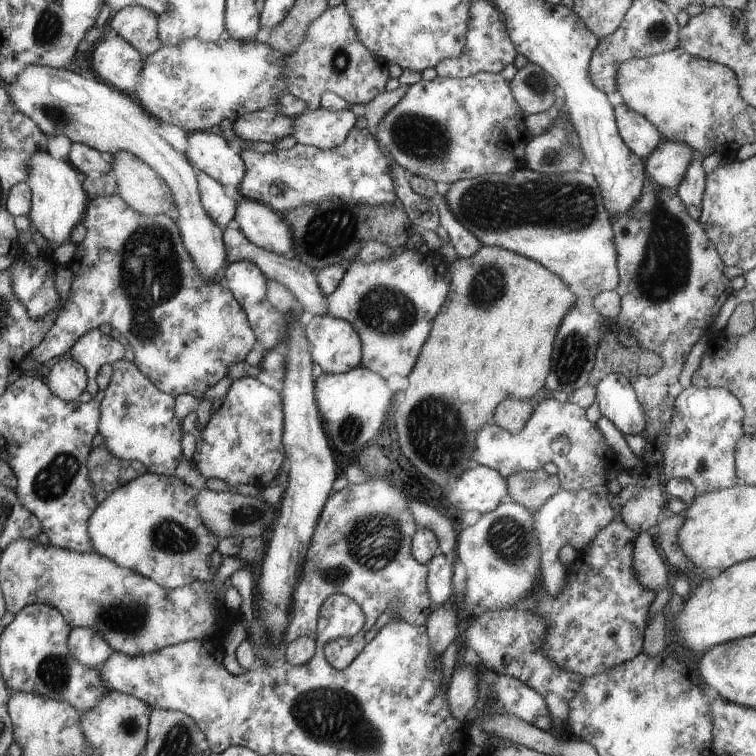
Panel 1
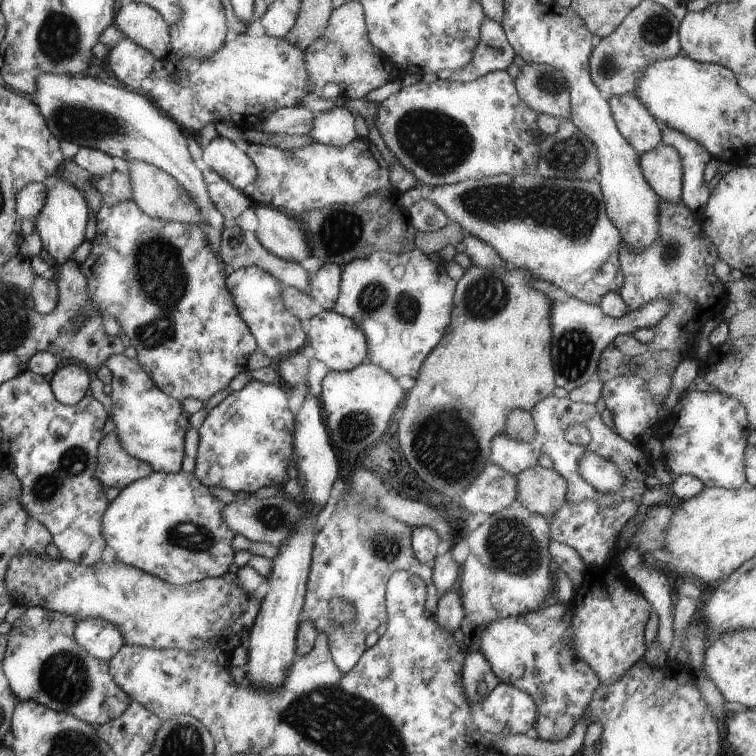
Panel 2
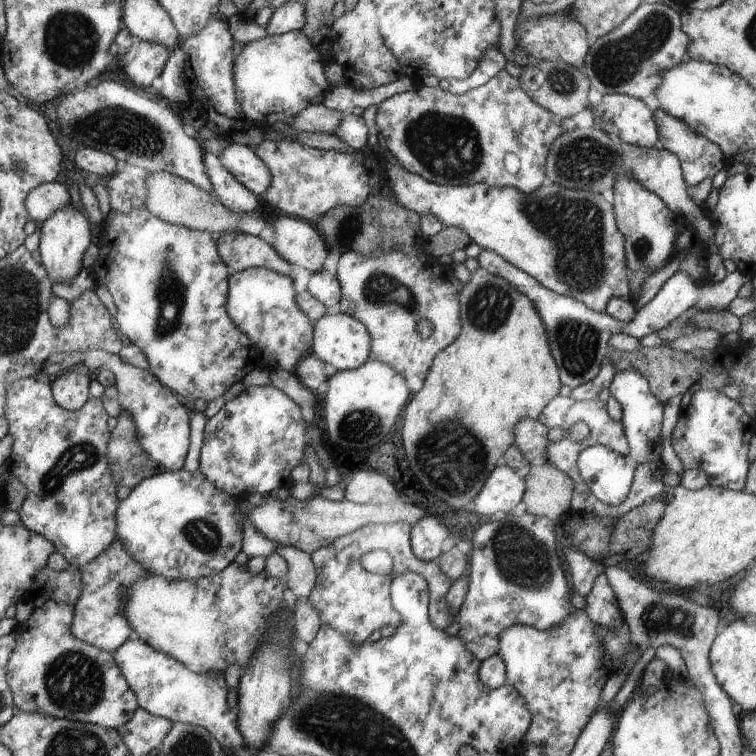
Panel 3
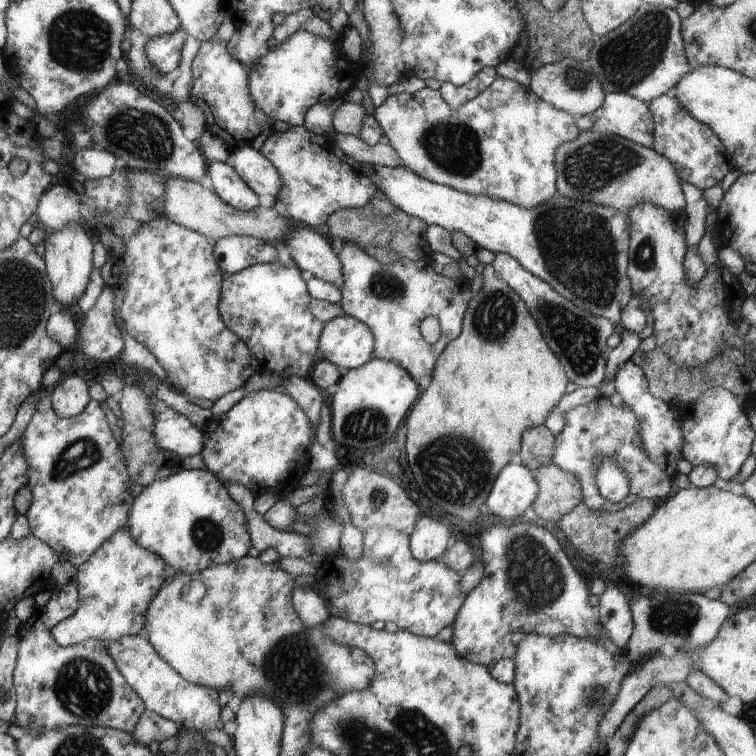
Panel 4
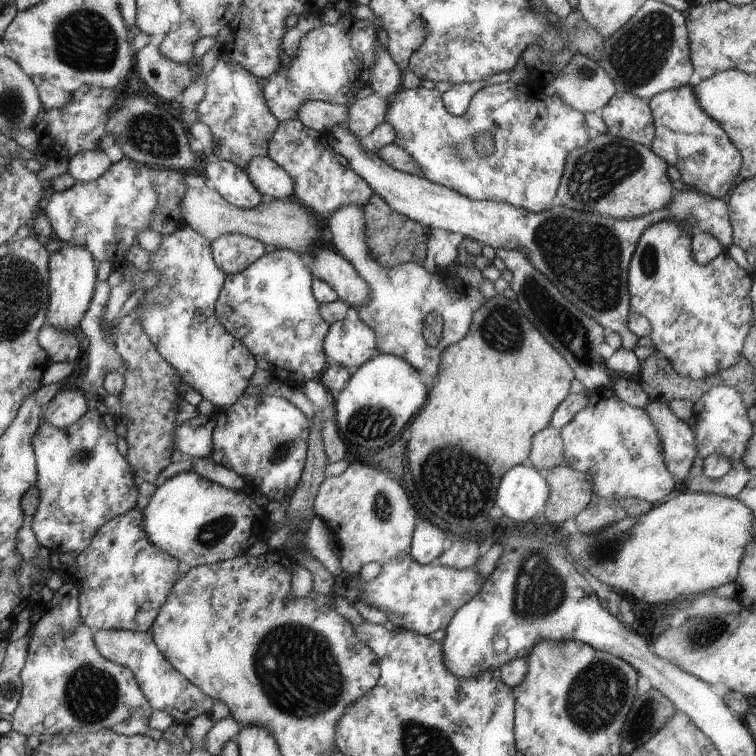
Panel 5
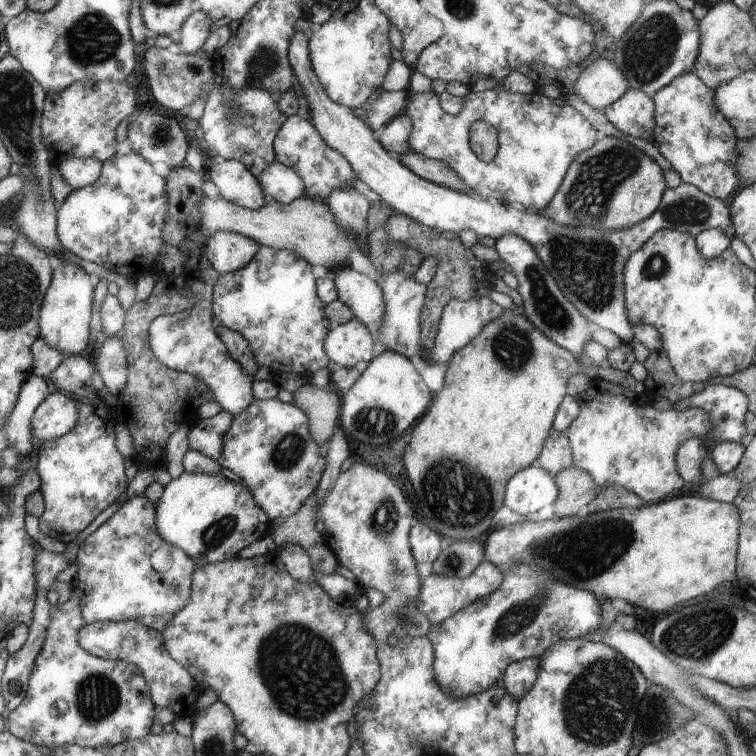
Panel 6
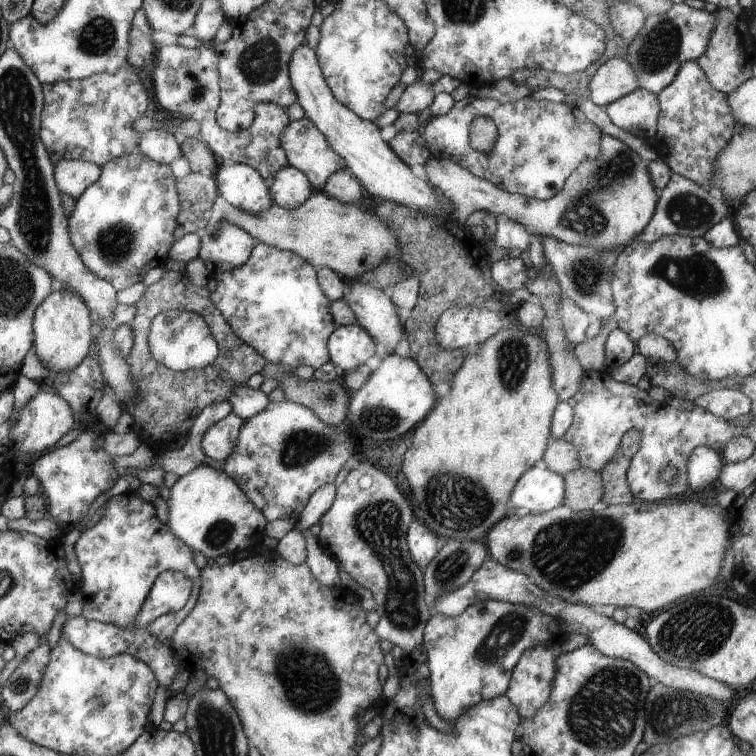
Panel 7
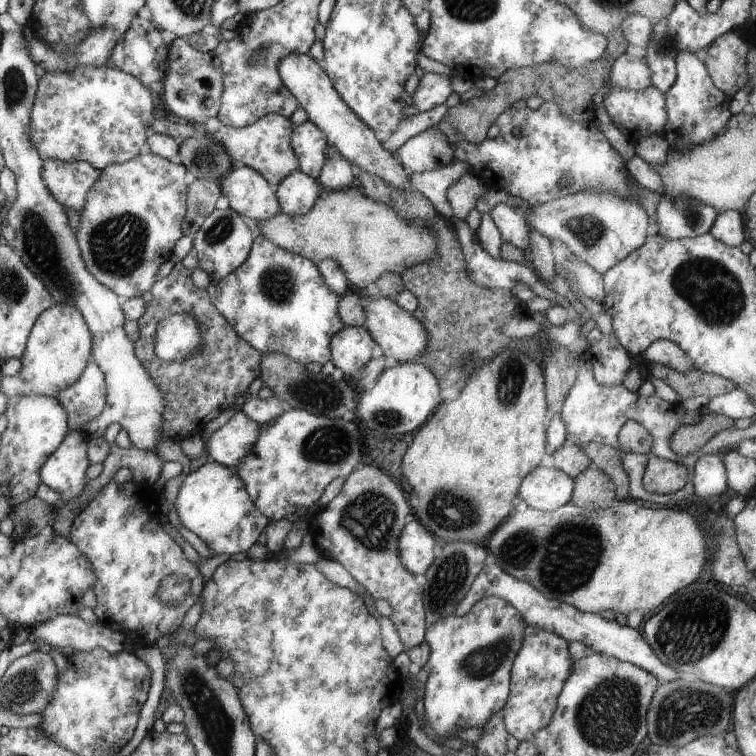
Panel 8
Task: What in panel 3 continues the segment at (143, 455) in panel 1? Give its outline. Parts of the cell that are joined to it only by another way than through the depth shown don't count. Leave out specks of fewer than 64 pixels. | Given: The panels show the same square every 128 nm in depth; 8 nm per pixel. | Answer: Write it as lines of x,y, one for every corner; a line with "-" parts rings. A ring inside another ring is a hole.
101,350
53,354
42,365
41,372
53,379
80,362
88,368
103,368
114,372
121,410
126,410
132,416
138,428
138,440
141,441
146,454
153,461
157,461
164,471
182,469
190,446
190,438
188,438
190,407
185,405
176,394
170,392
170,389
167,389
149,369
137,368
124,362
120,355
114,356

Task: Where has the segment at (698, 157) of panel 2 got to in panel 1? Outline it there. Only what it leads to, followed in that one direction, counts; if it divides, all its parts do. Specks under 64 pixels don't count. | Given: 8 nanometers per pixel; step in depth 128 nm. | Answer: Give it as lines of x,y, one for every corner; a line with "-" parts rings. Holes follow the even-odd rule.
692,160
689,170
686,172
684,182
680,183
676,192
681,197
682,202
686,204
690,216
698,221
702,210
702,199
705,196
706,173
702,168
702,162

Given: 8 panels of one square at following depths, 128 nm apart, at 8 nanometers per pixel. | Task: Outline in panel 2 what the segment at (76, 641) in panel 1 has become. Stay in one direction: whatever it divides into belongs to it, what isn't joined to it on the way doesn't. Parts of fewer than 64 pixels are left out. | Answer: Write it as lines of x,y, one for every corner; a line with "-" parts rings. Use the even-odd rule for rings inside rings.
84,618
77,621
76,638
78,644
90,653
90,656
109,661
125,646
122,630
104,618

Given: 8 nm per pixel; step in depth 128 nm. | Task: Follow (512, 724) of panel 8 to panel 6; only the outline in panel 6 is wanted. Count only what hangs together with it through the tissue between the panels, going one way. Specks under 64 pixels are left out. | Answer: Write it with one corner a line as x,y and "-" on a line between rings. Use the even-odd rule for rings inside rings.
539,657
514,662
506,668
500,683
510,693
510,696
522,700
534,688
541,668
542,664

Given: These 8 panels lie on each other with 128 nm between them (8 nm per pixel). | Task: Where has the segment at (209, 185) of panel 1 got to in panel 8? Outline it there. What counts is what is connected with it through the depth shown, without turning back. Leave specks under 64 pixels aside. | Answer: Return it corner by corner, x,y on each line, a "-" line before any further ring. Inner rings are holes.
236,165
219,184
222,195
228,197
229,208
240,216
265,221
280,212
269,181
254,169

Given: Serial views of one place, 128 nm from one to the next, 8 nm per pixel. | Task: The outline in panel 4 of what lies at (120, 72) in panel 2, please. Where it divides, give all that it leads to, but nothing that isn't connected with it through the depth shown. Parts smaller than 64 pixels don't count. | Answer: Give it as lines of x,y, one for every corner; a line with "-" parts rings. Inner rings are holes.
182,30
172,34
150,39
146,43
146,56
150,60
150,64
160,72
166,74
172,72
177,66
180,66
180,58
182,58
182,46
186,42
188,34

